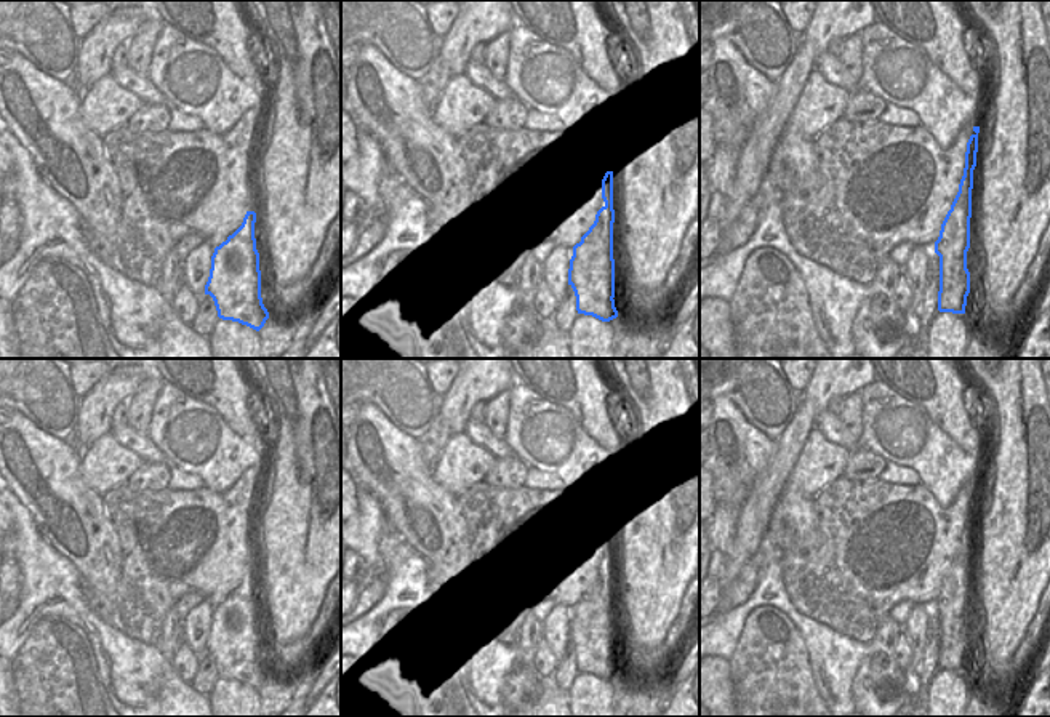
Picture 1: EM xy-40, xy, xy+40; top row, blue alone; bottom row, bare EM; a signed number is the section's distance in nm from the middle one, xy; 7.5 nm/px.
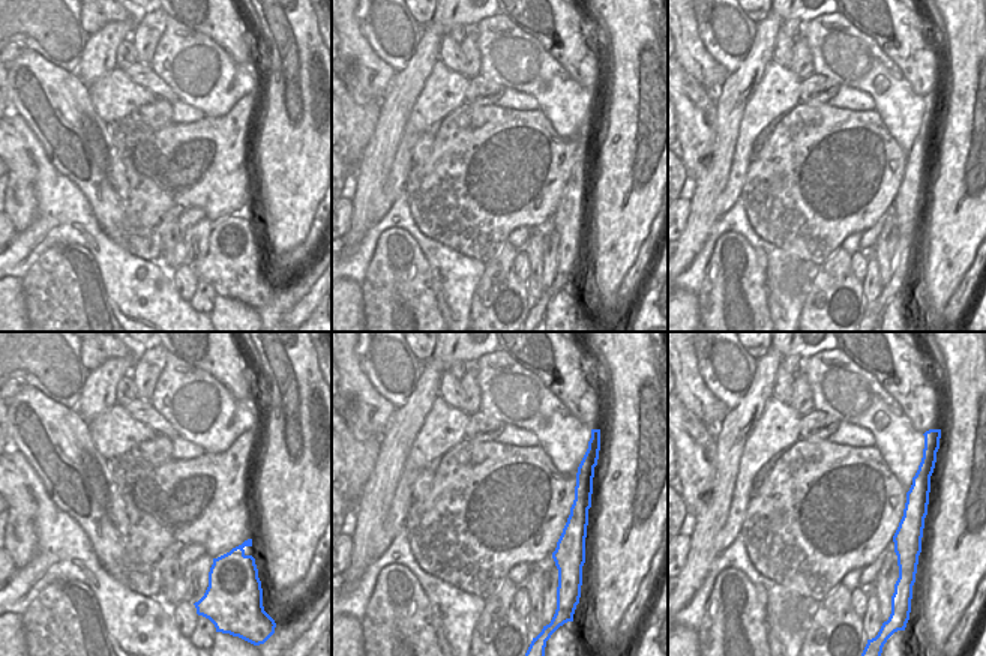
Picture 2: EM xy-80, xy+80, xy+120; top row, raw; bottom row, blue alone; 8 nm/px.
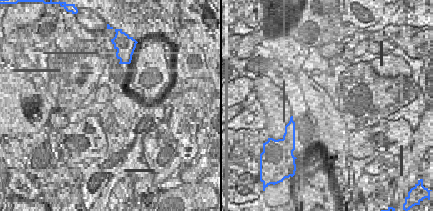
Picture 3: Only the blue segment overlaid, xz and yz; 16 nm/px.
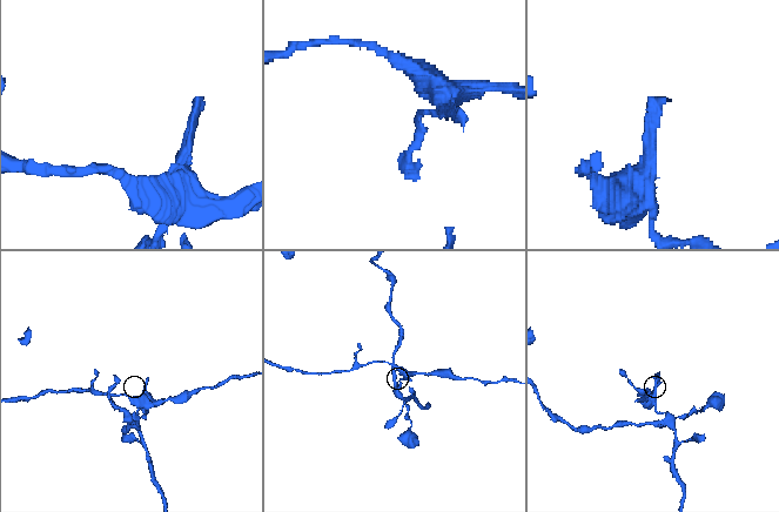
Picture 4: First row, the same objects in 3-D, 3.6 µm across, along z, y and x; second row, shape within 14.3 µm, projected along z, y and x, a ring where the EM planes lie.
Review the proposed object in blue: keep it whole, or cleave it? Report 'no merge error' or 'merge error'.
merge error

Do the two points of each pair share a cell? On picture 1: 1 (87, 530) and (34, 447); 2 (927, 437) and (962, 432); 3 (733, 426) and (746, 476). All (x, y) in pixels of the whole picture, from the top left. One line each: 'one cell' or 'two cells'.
1: one cell
2: two cells
3: one cell

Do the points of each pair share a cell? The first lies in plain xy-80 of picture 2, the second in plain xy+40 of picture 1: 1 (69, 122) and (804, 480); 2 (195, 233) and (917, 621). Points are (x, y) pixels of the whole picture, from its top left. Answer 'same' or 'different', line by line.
1: different
2: same

